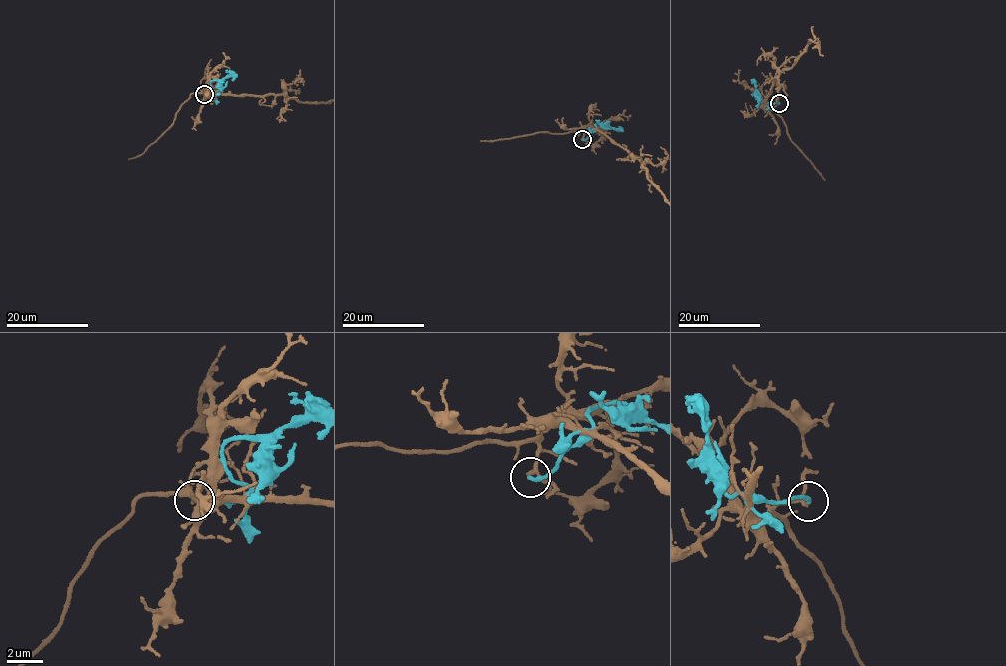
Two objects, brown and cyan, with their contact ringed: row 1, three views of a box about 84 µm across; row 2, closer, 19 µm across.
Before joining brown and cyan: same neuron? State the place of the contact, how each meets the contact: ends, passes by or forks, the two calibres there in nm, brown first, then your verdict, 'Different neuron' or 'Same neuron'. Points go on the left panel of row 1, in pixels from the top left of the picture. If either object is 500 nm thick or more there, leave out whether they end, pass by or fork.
Place: (204, 94). At the ring brown passes by. At the ring cyan ends. Thickness 180 nm (brown) against 200 nm. Different neuron

